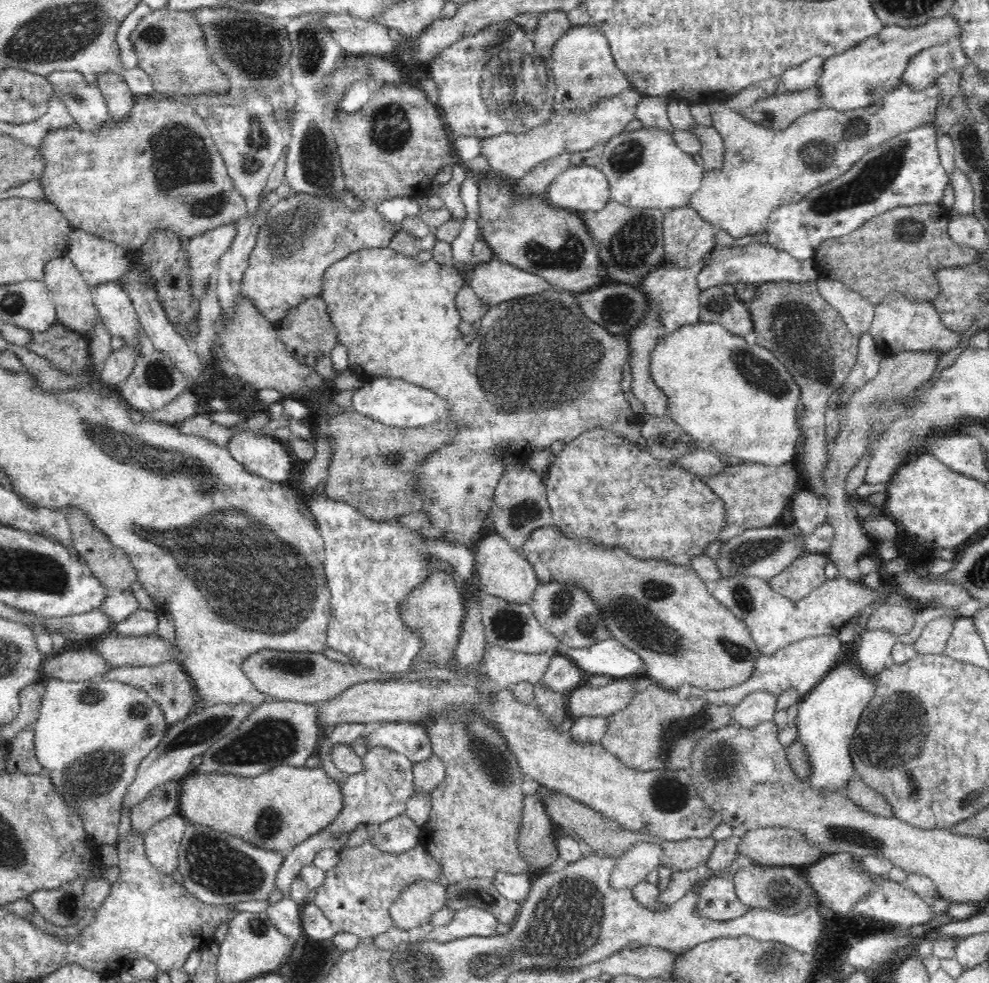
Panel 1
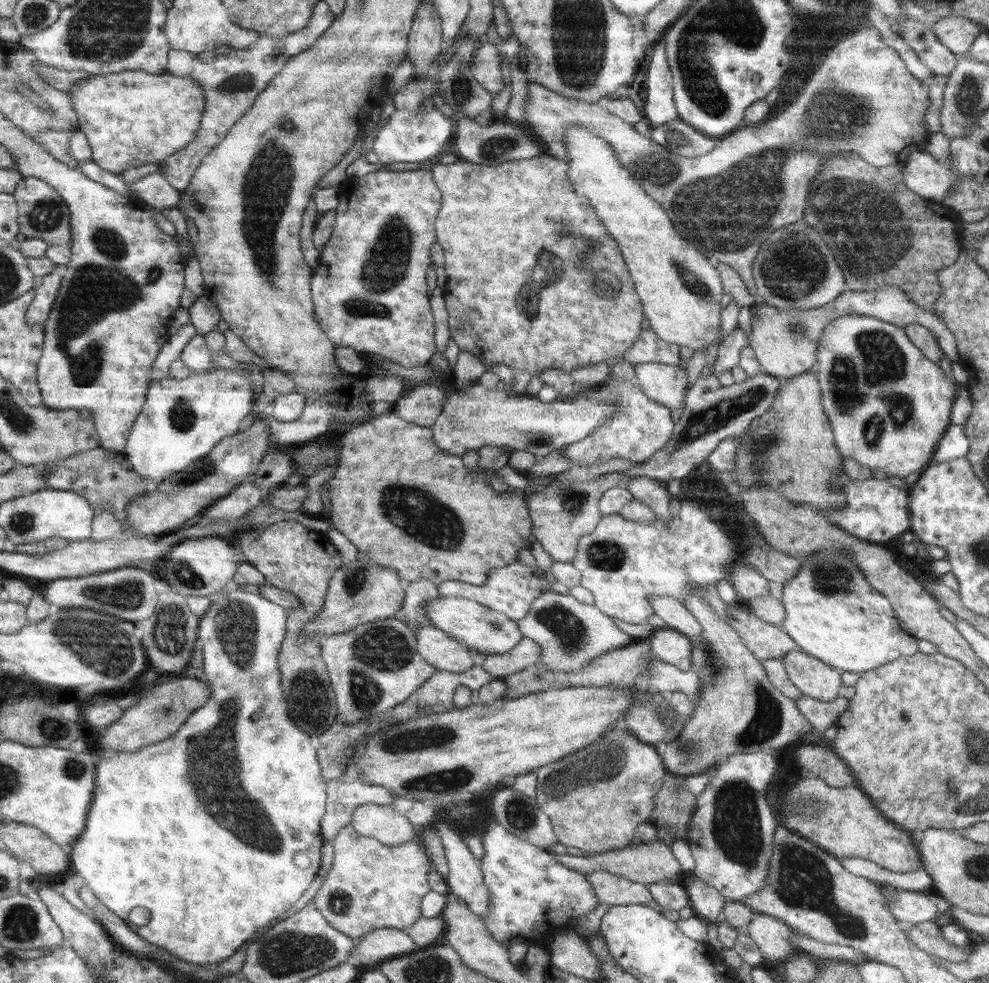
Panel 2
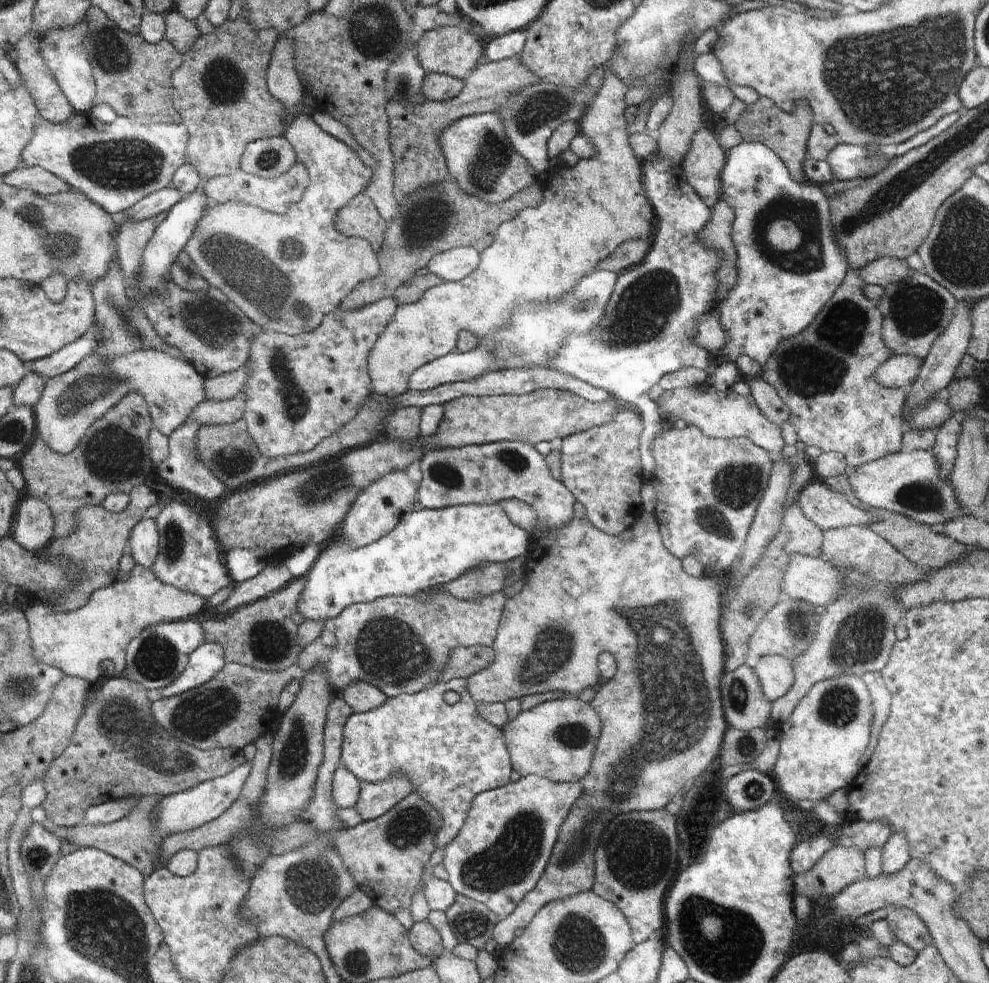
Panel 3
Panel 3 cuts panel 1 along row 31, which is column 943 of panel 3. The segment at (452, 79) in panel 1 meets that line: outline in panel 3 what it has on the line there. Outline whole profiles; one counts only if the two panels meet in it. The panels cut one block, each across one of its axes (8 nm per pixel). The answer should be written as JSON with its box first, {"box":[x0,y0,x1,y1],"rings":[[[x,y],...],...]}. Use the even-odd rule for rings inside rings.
{"box":[847,450,962,527],"rings":[[[902,450],[900,453],[849,469],[847,473],[849,485],[853,488],[855,496],[867,506],[907,516],[929,527],[946,524],[962,514],[962,508],[953,494],[951,478],[942,480],[938,474],[938,464],[935,462],[933,451]]]}

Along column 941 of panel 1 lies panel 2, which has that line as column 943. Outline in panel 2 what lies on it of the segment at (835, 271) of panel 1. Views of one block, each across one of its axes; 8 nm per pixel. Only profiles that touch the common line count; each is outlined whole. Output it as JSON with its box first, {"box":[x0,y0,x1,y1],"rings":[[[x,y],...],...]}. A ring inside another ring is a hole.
{"box":[802,152,965,309],"rings":[[[854,152],[828,156],[822,170],[810,184],[806,202],[802,221],[816,228],[826,245],[830,246],[845,276],[846,290],[869,291],[884,286],[900,287],[914,303],[928,309],[942,294],[938,272],[954,265],[958,256],[965,252],[962,244],[963,222],[958,213],[933,201],[924,200],[912,192],[903,181],[900,165],[878,168]]]}

